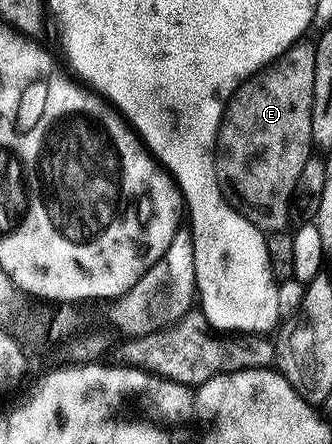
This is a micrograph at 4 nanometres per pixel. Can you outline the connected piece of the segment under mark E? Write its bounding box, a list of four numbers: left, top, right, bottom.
[217,42,316,233]

